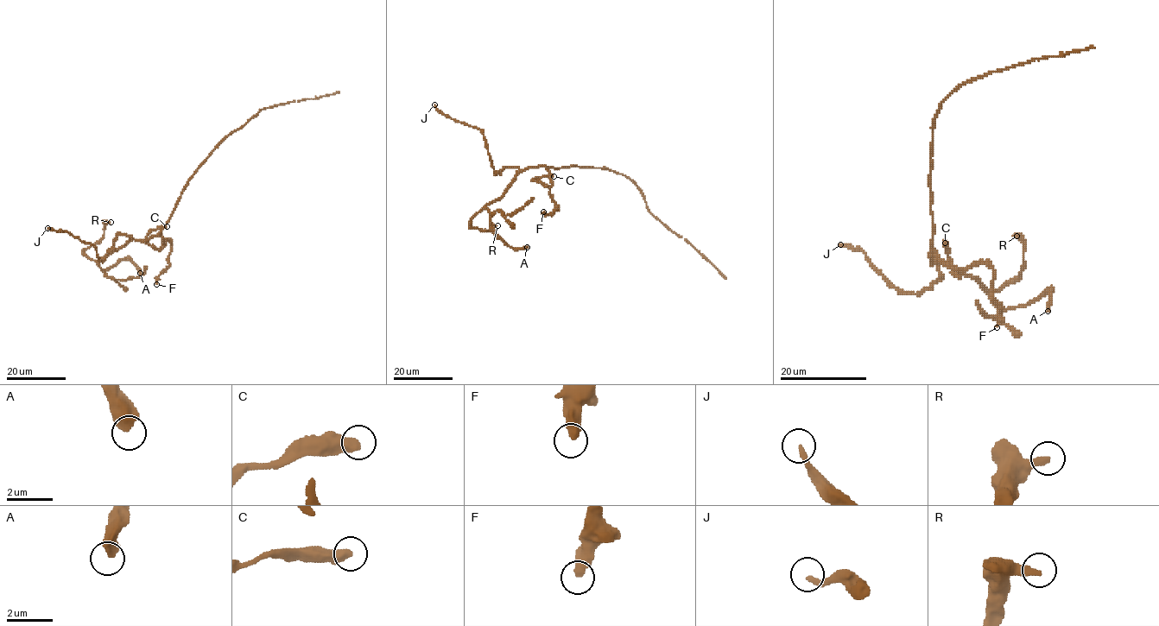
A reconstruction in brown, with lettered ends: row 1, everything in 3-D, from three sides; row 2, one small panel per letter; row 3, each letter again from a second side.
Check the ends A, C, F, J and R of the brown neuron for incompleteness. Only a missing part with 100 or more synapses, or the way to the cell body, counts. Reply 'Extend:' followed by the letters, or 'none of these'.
Extend: none of these

